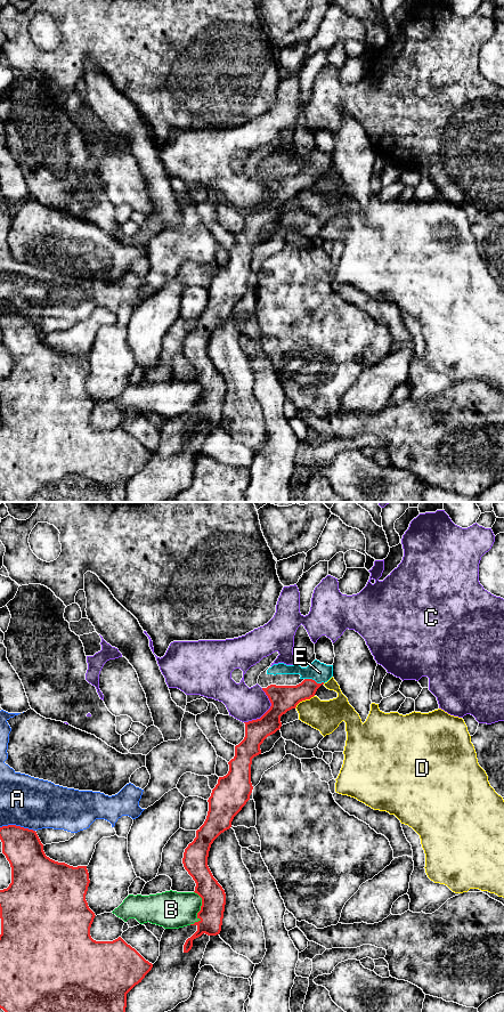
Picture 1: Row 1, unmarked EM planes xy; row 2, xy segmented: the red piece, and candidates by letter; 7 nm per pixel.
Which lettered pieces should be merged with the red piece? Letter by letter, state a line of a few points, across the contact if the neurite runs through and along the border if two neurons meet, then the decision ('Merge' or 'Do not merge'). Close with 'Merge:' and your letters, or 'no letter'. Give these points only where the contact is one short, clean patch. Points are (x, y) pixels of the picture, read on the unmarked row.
A: Do not merge
B: Do not merge
C: Line: xy (262, 177), (270, 195), (259, 207), (244, 211). Do not merge
D: Do not merge
E: Line: xy (284, 187), (302, 180), (314, 169), (319, 161). Merge
Merge: E

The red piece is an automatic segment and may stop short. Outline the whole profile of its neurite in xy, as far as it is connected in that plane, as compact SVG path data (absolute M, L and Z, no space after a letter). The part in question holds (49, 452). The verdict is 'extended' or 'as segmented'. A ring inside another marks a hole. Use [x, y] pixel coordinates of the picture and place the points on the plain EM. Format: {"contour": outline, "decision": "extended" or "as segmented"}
{"contour": "M16 314L0 316L2 342L11 356L11 372L7 378L0 379L0 497L6 502L125 502L127 483L152 459L153 453L146 450L135 437L121 426L113 430L96 430L90 424L90 416L95 402L89 397L86 383L90 372L87 355L73 356L58 351L46 345L43 333L33 318Z", "decision": "as segmented"}

